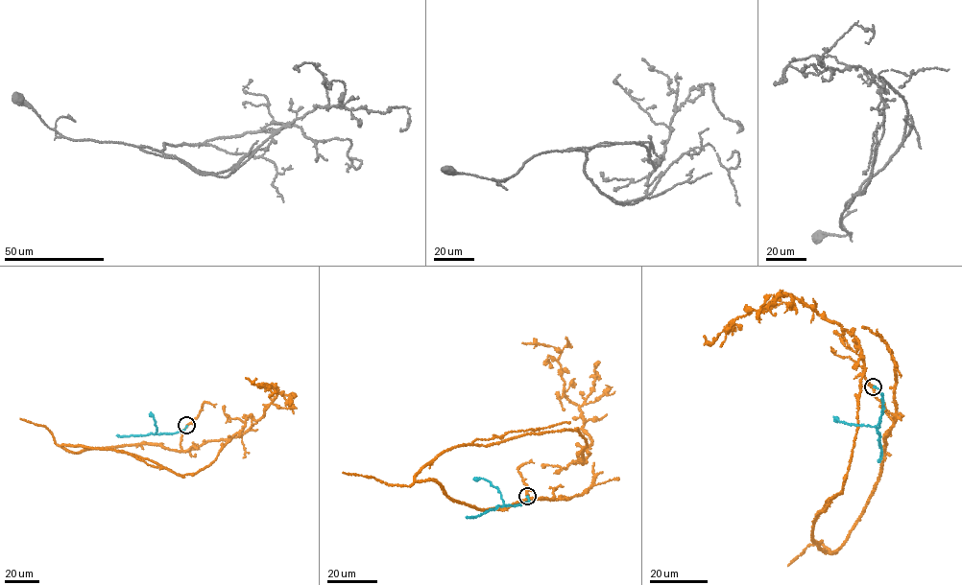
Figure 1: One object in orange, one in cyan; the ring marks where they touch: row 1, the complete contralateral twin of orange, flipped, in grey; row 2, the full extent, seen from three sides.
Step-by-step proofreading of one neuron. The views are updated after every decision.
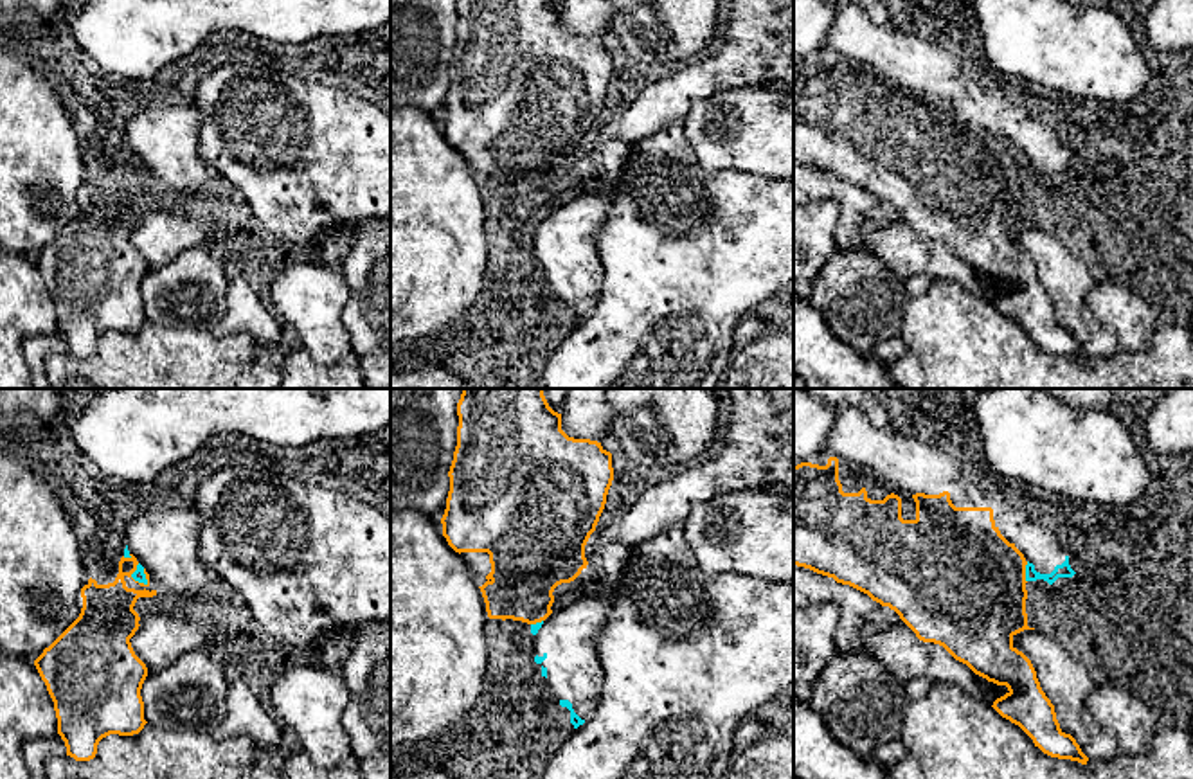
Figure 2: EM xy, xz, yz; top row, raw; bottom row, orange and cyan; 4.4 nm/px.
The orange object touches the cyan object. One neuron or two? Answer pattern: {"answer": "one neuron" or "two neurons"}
{"answer": "two neurons"}

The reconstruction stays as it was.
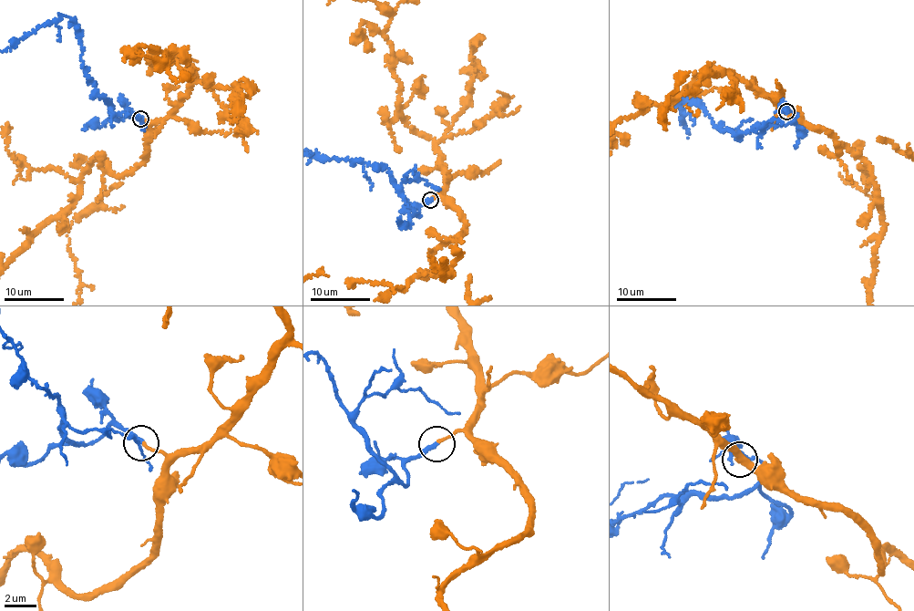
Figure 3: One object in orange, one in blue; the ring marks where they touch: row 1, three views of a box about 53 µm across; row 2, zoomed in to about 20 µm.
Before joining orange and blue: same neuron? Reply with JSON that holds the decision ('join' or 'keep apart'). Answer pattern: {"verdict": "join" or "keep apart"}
{"verdict": "join"}

